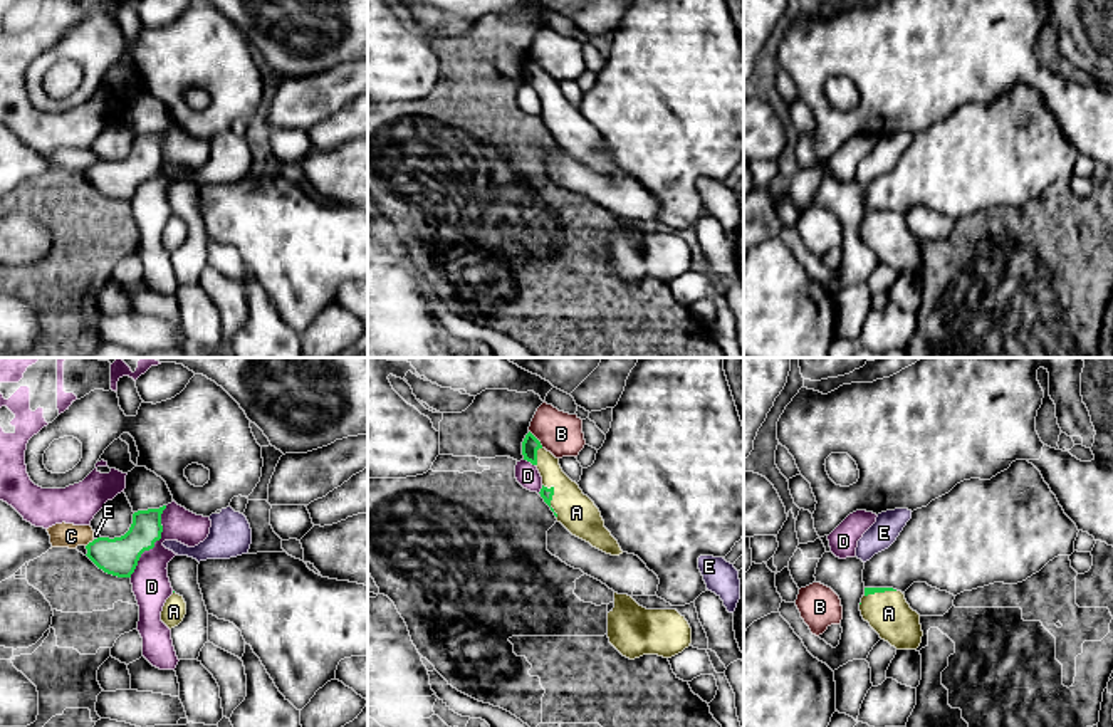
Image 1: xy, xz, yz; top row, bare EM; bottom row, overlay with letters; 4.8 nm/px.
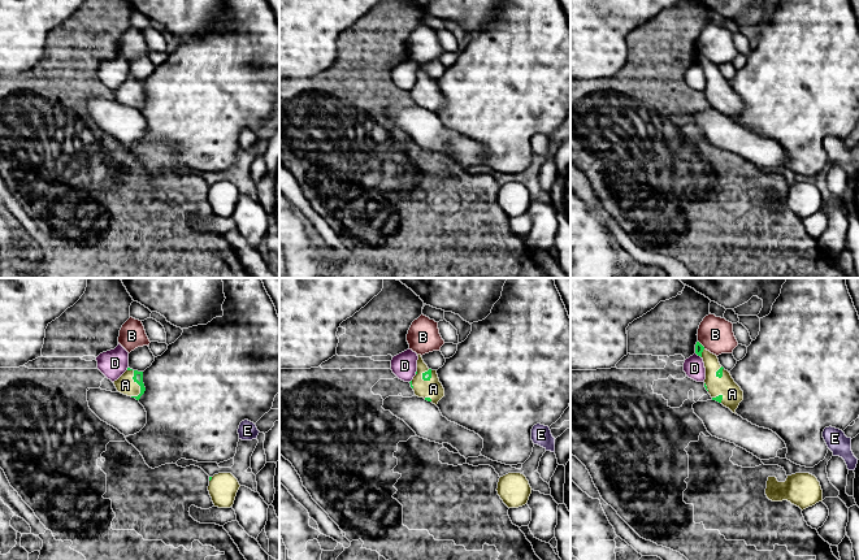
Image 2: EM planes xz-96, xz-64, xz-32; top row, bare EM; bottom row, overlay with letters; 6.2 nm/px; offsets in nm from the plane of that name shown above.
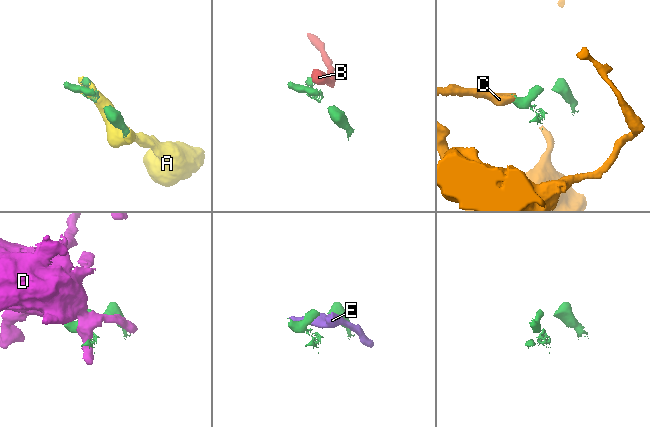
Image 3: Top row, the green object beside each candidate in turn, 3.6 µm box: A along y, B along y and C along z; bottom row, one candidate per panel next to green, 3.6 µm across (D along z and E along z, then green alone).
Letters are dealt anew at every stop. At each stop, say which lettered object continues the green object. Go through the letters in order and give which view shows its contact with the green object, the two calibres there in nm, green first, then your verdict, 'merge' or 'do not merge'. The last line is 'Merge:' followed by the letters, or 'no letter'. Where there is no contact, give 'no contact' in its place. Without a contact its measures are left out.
A: xz | 60/180 nm | merge
B: xz | 80/200 nm | do not merge
C: xy | 180/120 nm | do not merge
D: xy | 180/180 nm | do not merge
E: xy | 180/20 nm | do not merge
Merge: A

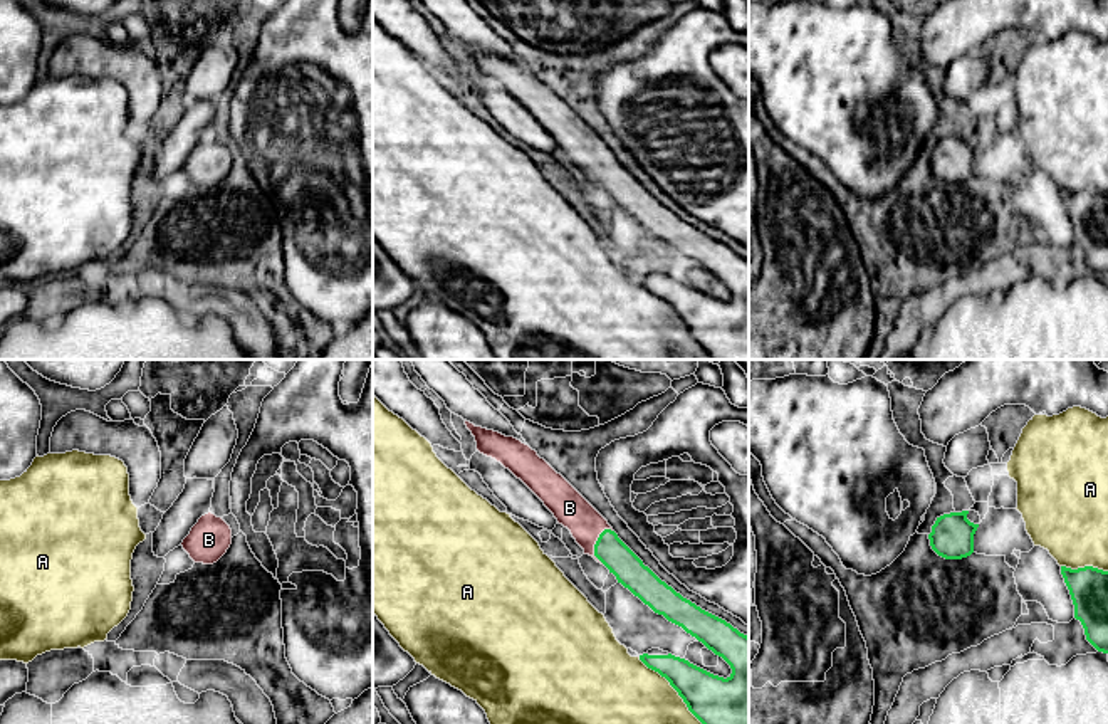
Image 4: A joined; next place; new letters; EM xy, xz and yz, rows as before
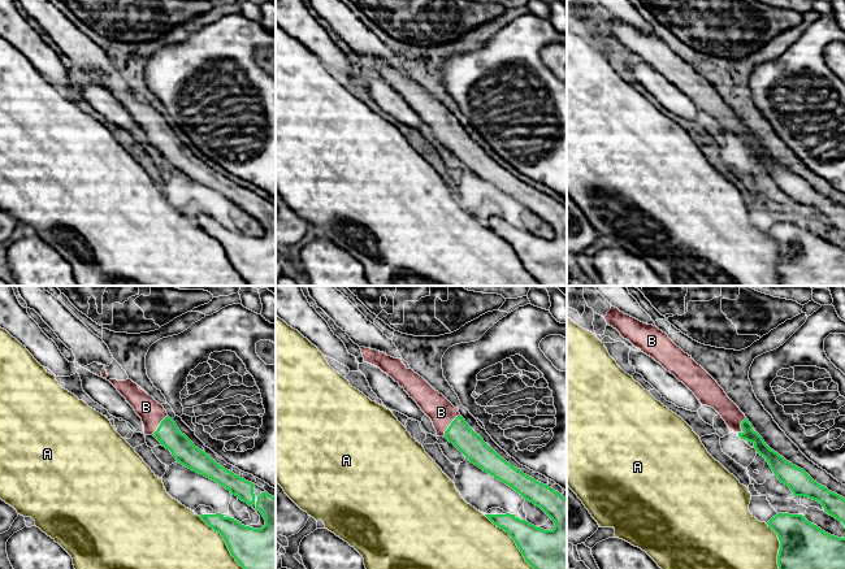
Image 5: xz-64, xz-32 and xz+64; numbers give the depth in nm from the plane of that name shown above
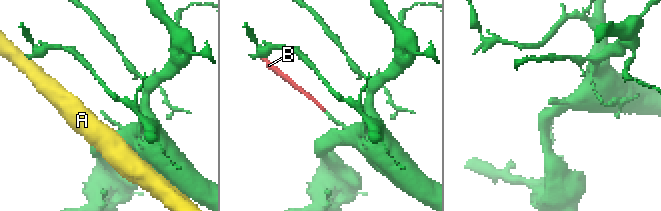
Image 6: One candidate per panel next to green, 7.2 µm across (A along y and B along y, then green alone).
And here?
A: xz | 280/500 nm | do not merge
B: xz | 150/170 nm | merge
Merge: B

